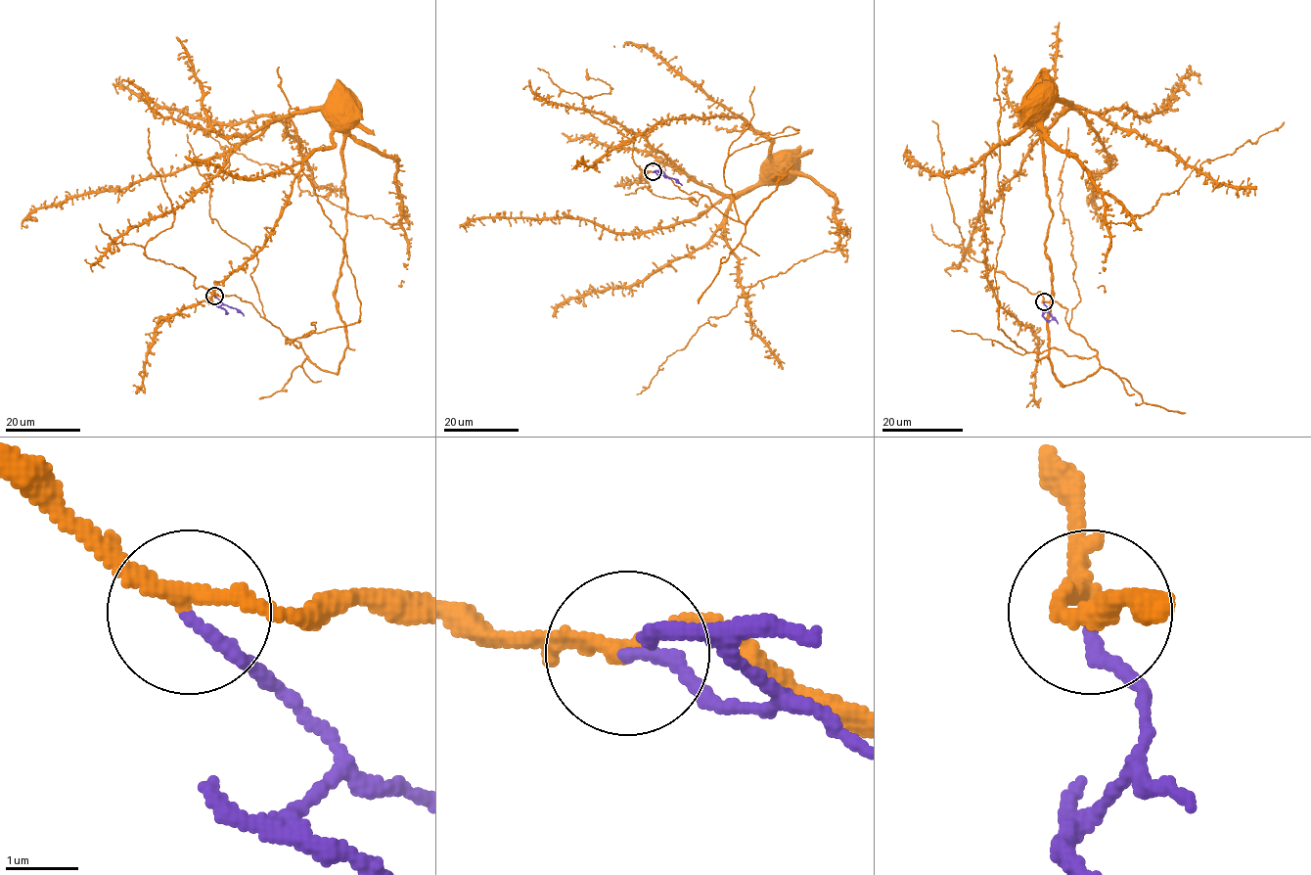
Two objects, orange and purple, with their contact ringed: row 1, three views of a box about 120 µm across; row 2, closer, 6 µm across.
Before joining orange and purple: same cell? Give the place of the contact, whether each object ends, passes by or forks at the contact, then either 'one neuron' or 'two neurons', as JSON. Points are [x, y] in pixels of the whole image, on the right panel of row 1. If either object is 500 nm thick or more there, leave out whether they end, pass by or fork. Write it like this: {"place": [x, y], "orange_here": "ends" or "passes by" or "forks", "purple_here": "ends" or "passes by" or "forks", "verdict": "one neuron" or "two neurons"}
{"place": [1044, 301], "orange_here": "passes by", "purple_here": "ends", "verdict": "two neurons"}

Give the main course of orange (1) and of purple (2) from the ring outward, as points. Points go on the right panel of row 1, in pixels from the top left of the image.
1: (1044, 302), (1097, 350), (1084, 379), (1064, 385), (1049, 355), (1042, 129), (1130, 225), (1284, 121)
2: (1044, 302), (1047, 311), (1058, 323)

